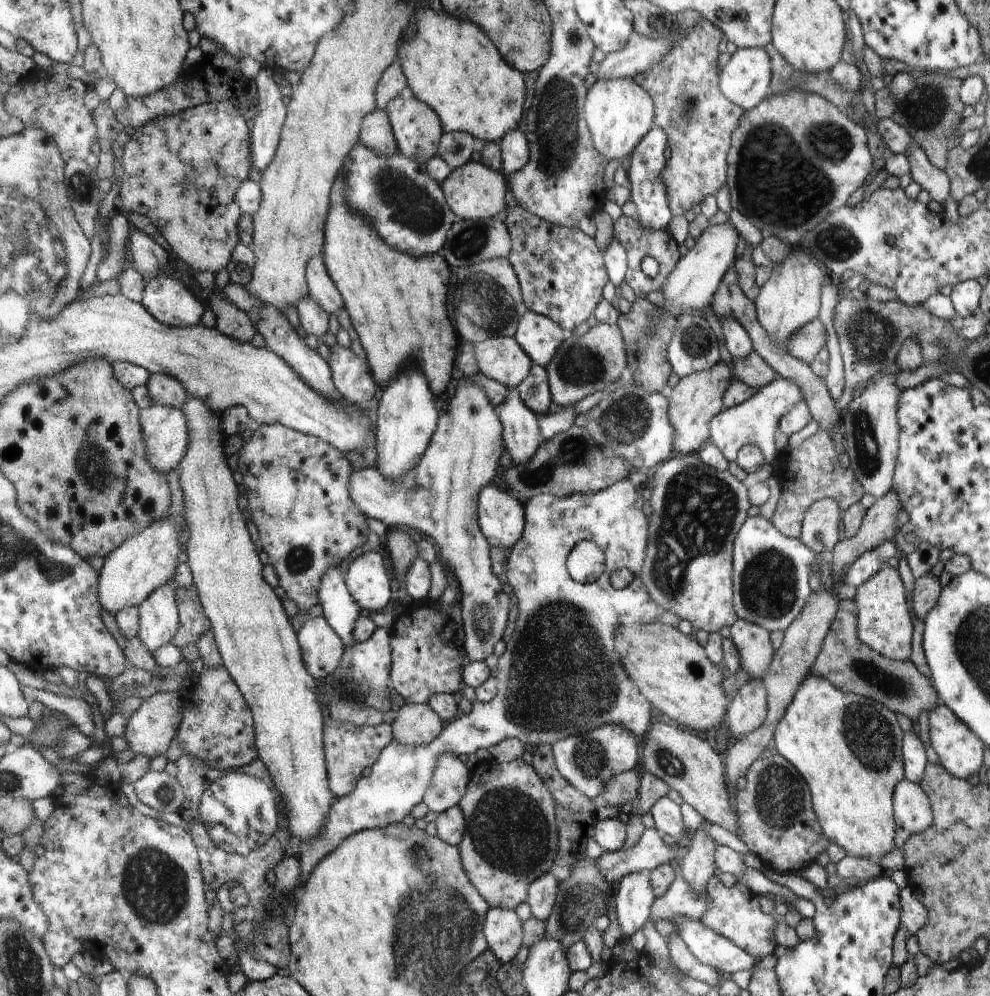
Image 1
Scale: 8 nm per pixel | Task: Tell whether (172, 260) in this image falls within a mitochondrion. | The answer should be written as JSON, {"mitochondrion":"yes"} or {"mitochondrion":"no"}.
{"mitochondrion":"no"}

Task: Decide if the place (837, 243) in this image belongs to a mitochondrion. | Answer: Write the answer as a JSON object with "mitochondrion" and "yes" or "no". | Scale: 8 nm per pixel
{"mitochondrion":"yes"}

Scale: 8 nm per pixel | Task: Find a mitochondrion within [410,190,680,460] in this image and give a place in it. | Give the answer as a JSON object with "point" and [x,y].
{"point":[635,418]}

